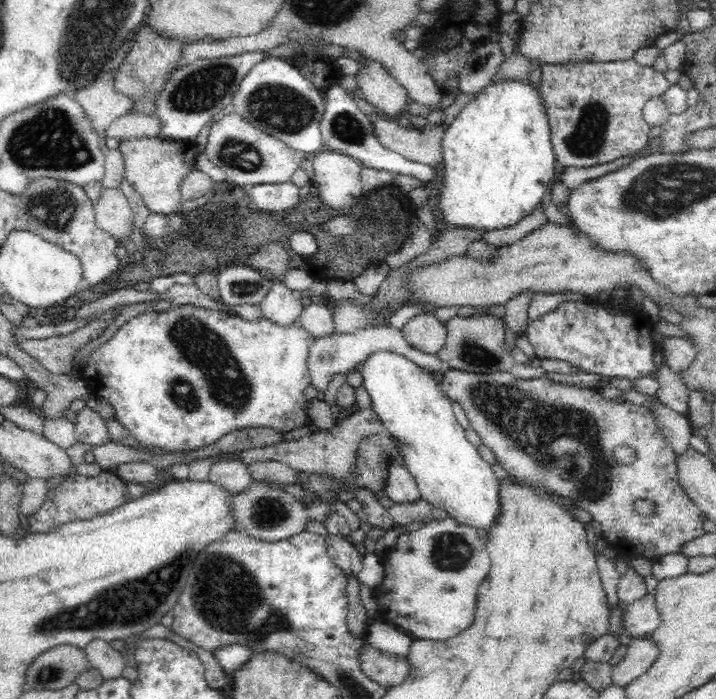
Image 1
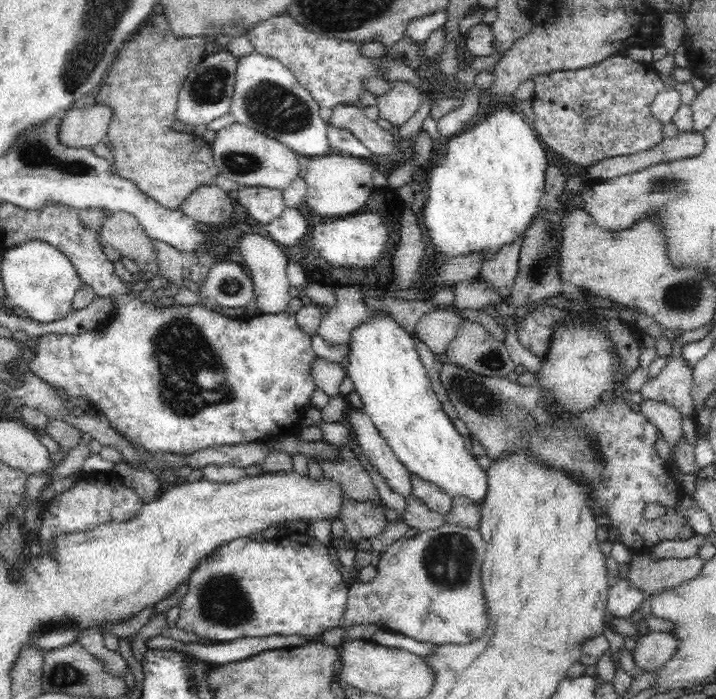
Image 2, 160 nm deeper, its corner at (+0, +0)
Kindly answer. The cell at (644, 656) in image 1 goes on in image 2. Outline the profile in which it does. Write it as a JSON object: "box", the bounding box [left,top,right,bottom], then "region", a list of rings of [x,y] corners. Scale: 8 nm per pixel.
{"box":[633,629,679,672],"region":[[[671,629],[652,630],[641,635],[633,660],[640,672],[658,671],[676,654],[678,647],[679,640]]]}

